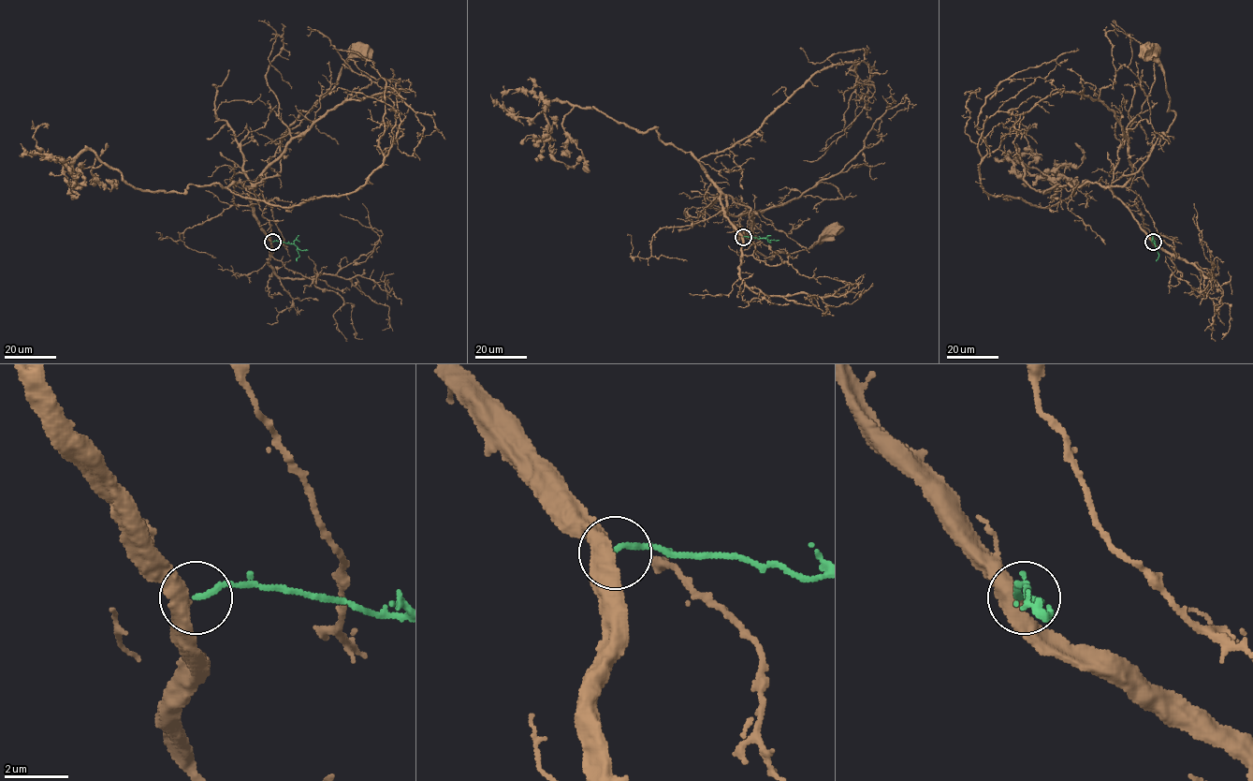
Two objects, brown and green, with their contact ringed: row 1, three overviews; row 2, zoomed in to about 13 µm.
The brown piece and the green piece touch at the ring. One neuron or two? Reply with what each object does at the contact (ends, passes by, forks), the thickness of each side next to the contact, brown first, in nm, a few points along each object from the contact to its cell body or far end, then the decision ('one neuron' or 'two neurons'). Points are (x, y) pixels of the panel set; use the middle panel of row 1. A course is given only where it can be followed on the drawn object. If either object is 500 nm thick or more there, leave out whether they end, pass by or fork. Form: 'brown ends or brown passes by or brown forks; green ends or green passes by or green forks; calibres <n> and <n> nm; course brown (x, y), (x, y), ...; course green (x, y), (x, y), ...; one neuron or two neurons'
calibres 500 and 170 nm; course brown (743, 237), (725, 217), (721, 195), (767, 258), (806, 250), (830, 229); course green (743, 237), (765, 238), (767, 240); one neuron

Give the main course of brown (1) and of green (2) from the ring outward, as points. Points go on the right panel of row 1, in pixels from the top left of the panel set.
1: (1153, 242), (1111, 189), (1128, 181), (1132, 166), (1147, 154), (1174, 117), (1161, 66), (1143, 47), (1146, 52)
2: (1153, 242), (1158, 256), (1156, 260)

